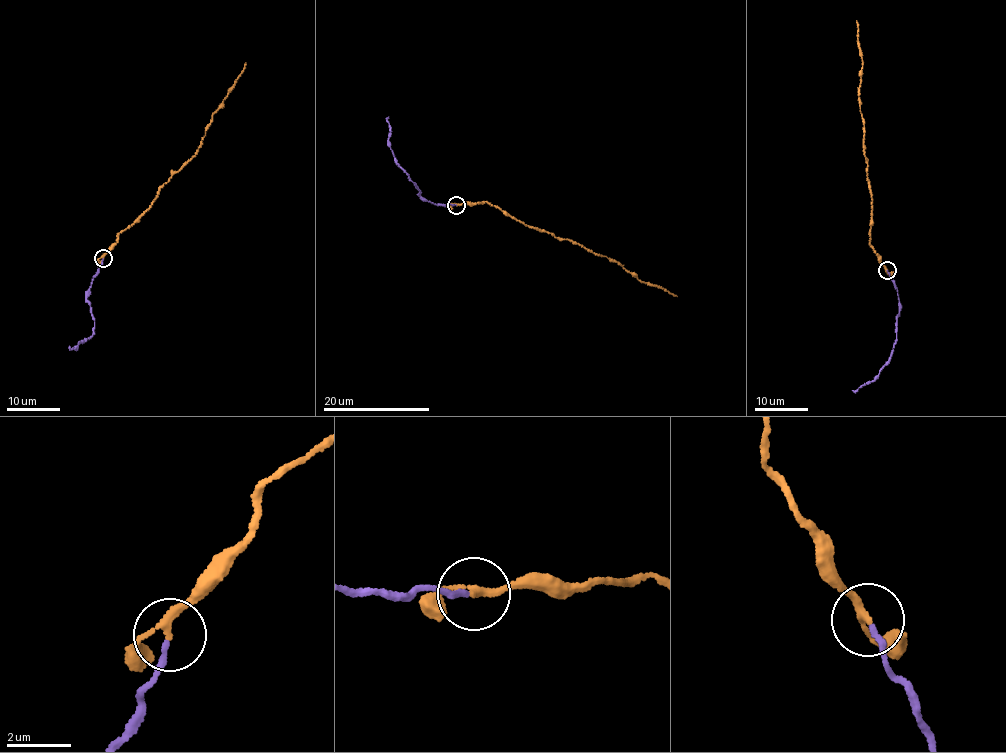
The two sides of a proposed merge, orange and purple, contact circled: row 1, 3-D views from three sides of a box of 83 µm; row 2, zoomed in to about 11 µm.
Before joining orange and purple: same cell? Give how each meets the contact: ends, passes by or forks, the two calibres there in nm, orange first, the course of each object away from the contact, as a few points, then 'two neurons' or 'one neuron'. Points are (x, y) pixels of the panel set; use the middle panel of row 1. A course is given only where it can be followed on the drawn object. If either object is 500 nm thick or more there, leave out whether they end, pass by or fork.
orange passes by | purple ends | 190/180 nm | orange via (456, 205), (486, 201), (525, 225), (606, 256), (641, 282), (657, 285), (677, 296) | purple via (456, 205), (436, 204), (421, 196), (397, 163), (388, 142), (388, 117) | one neuron

